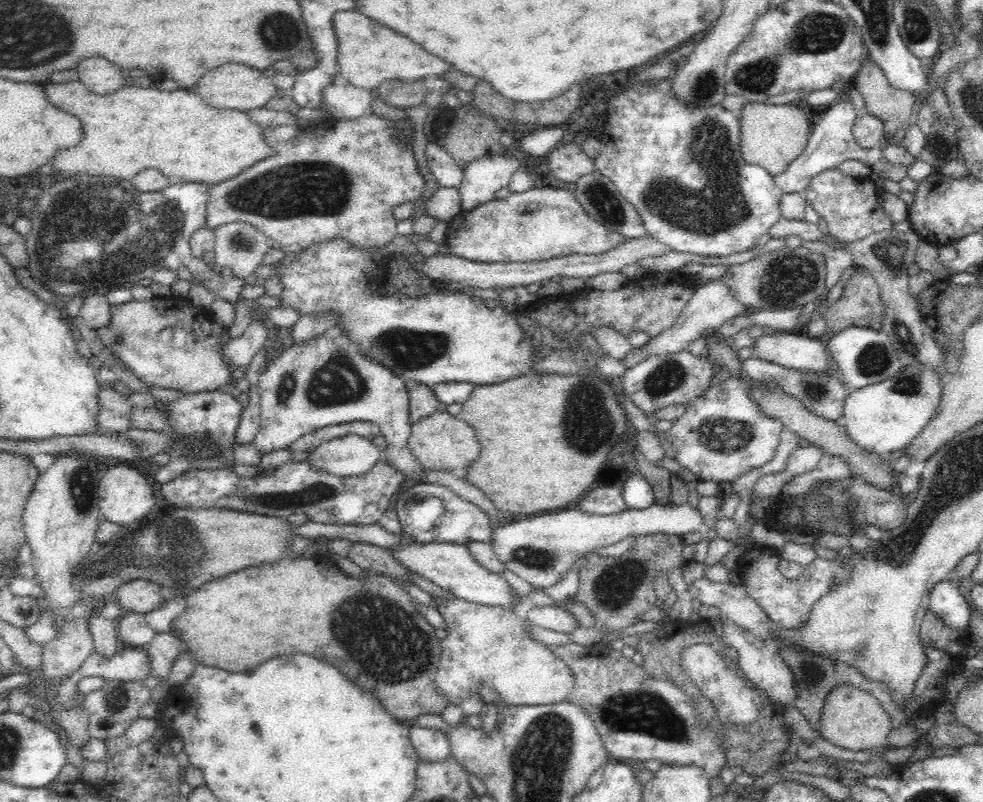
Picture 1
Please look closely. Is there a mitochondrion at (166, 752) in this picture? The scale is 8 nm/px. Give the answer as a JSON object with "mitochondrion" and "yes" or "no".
{"mitochondrion":"yes"}

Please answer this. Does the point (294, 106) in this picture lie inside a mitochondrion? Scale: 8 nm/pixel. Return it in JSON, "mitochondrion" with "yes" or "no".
{"mitochondrion":"no"}

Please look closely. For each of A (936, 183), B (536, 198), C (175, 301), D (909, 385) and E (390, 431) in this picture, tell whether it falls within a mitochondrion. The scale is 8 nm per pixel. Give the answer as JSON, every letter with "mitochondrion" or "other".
{"A":"other","B":"other","C":"other","D":"mitochondrion","E":"other"}

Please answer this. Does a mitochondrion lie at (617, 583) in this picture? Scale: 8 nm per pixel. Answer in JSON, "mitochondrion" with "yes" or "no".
{"mitochondrion":"yes"}

